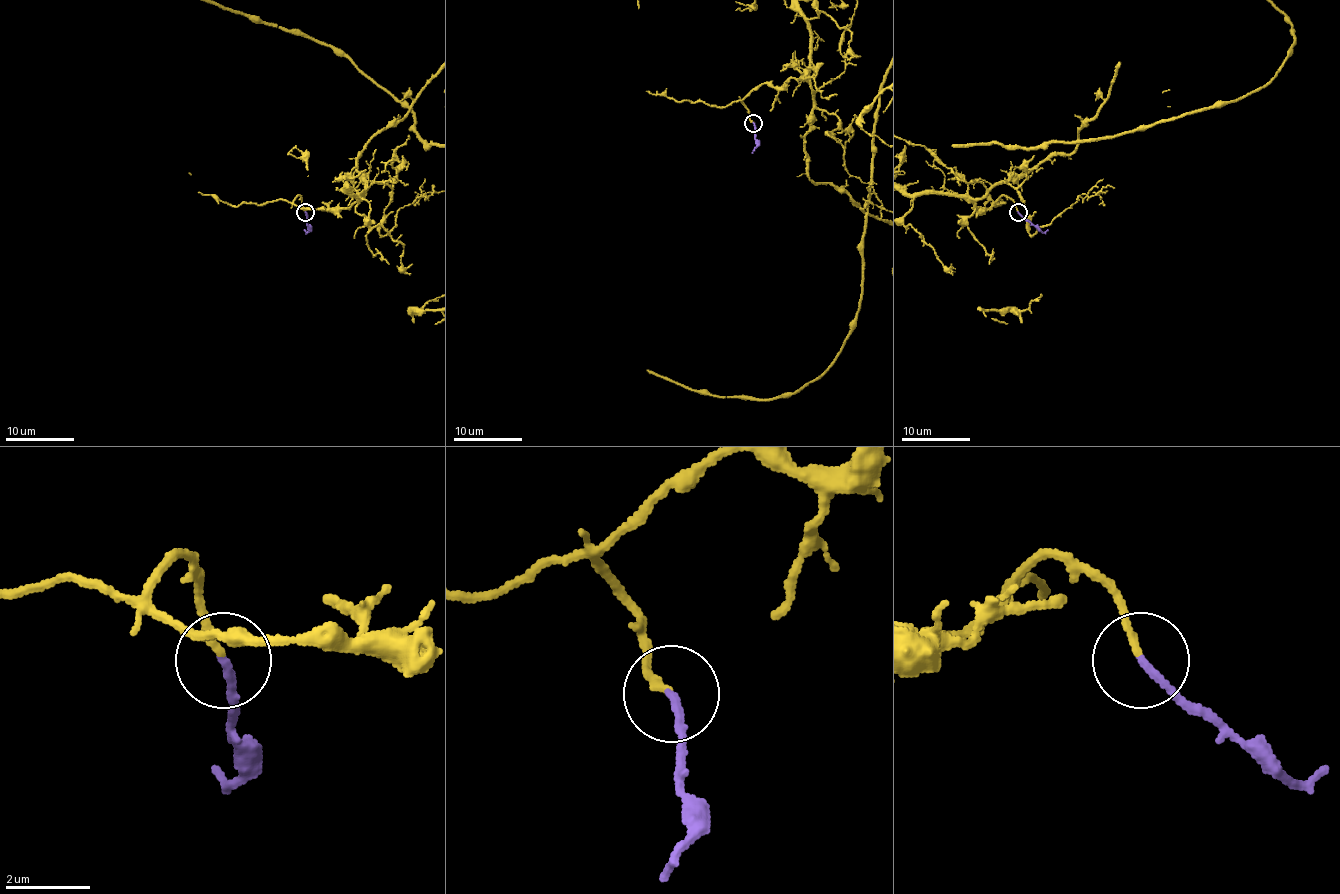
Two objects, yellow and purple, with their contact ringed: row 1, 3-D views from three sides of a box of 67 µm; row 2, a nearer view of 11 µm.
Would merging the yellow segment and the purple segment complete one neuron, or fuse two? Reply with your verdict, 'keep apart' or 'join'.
join

